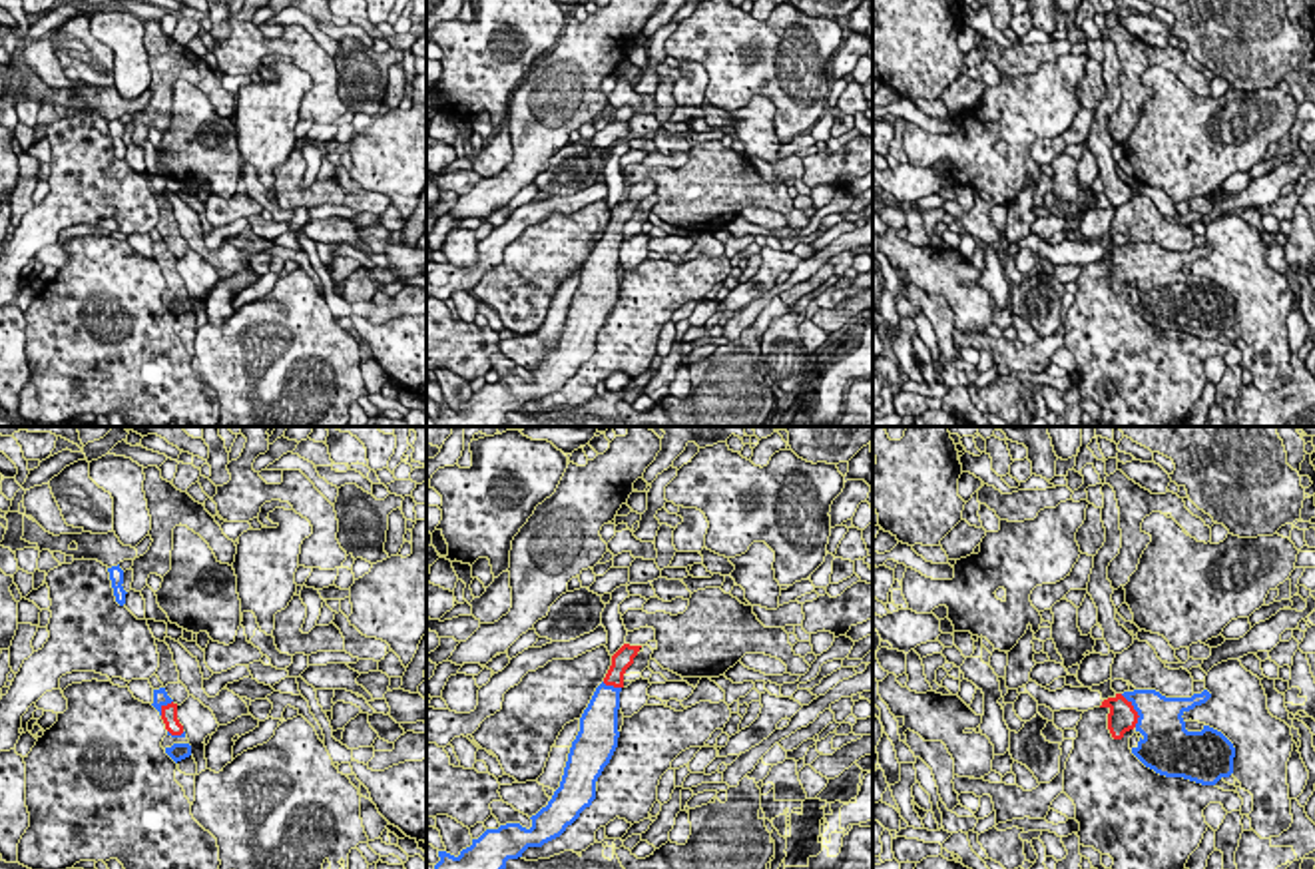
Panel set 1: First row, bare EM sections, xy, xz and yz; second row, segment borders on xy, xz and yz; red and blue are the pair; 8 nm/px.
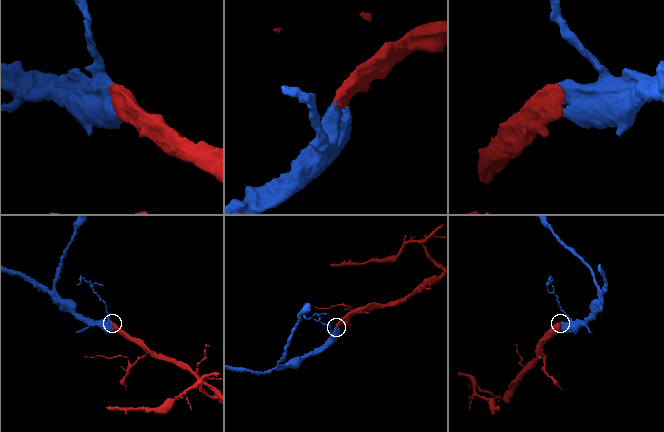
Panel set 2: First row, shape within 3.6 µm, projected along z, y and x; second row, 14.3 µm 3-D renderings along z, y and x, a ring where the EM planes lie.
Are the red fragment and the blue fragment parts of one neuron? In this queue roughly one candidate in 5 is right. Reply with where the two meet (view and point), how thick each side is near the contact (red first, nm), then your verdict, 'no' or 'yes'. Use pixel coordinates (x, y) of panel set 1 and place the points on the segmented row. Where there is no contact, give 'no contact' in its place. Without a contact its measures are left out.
yz (1134, 710) | 240/360 nm | yes

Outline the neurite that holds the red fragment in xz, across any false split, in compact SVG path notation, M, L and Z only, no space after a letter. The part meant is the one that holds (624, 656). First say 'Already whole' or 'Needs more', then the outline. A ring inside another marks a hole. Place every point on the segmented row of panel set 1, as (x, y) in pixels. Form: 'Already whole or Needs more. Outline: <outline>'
Needs more. Outline: M624 644L614 656L604 682L596 688L580 718L580 731L572 741L560 787L546 807L532 815L532 827L506 823L486 829L458 857L438 851L434 869L506 869L528 847L542 847L560 837L596 799L596 781L618 747L618 710L624 674L642 646Z

